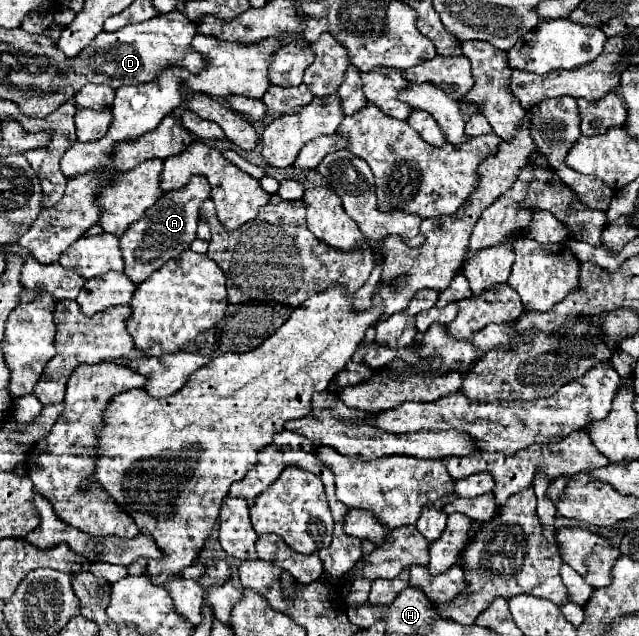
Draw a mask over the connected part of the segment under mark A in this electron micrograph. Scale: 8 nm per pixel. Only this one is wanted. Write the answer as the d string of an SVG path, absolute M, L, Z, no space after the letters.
M194 176L184 188L166 192L148 212L134 222L124 236L120 238L120 248L124 256L124 274L138 286L152 272L156 272L160 266L164 266L168 260L180 256L180 252L188 250L190 244L196 240L196 226L198 226L198 206L210 198L210 186L206 178Z

